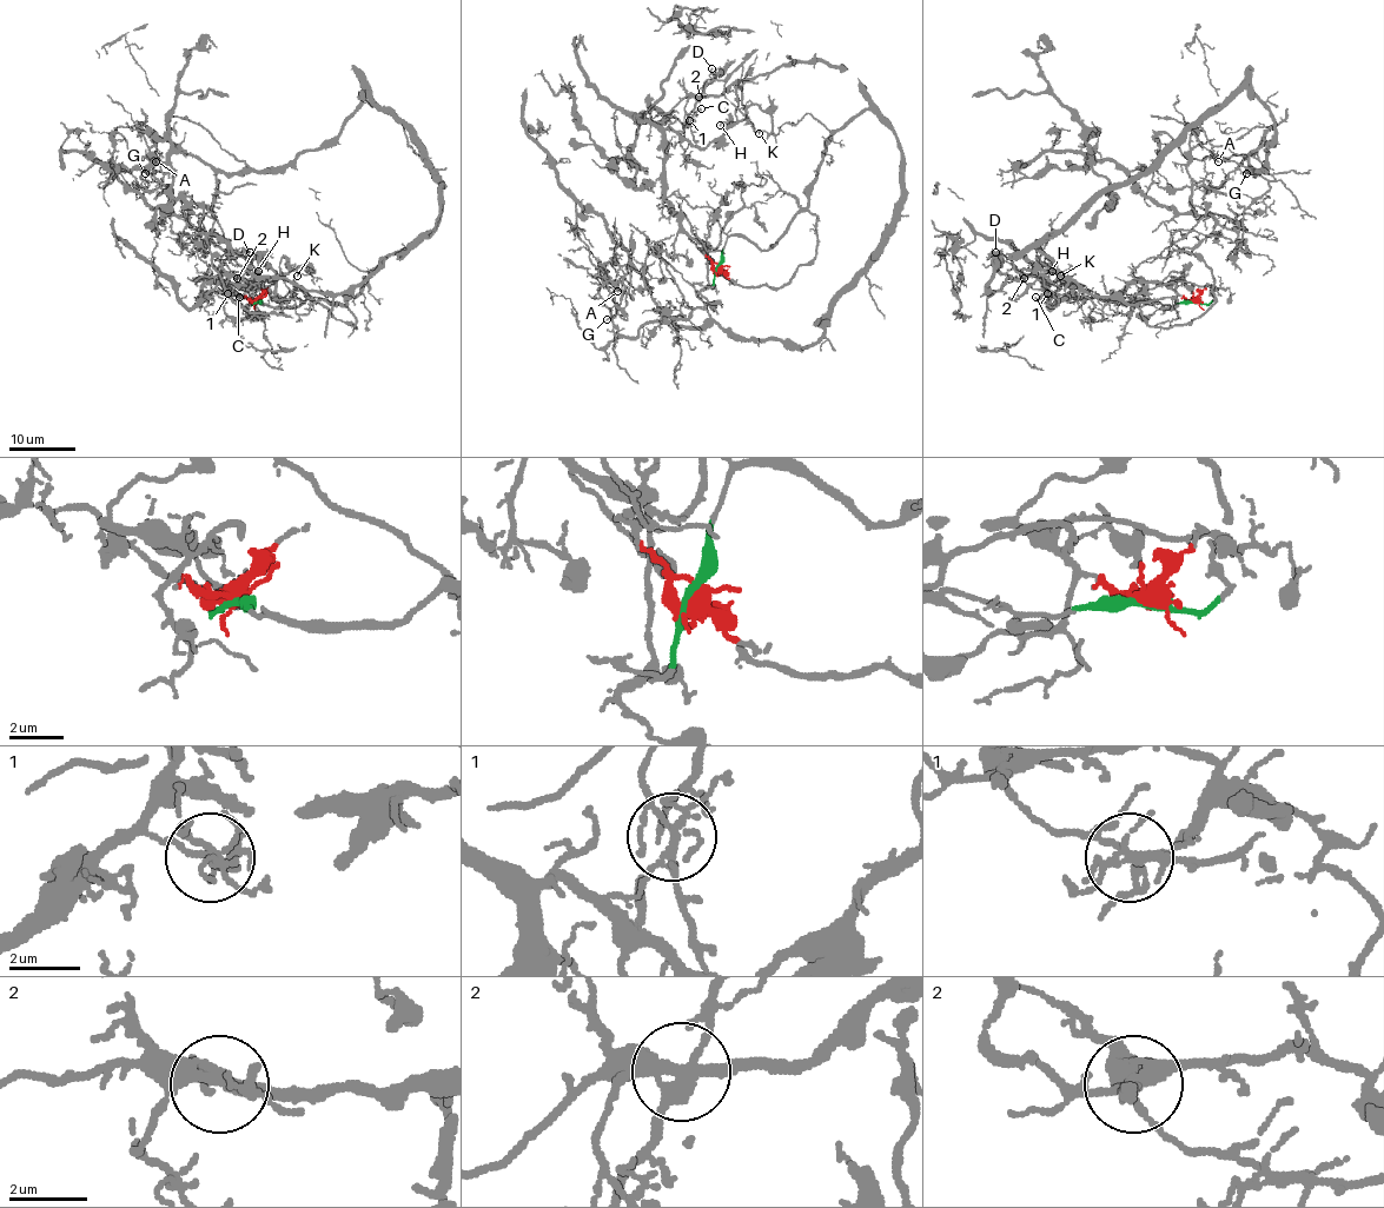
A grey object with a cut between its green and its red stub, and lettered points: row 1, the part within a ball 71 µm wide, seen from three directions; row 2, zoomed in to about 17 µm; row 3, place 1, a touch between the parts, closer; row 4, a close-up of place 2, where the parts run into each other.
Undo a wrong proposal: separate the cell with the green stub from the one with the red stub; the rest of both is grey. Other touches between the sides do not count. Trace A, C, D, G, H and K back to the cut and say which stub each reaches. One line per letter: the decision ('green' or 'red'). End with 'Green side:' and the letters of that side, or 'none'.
A: green
C: red
D: red
G: green
H: red
K: red
Green side: A, G

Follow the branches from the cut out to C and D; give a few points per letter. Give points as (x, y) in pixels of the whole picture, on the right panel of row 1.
C: (1197, 302), (1189, 302), (1161, 283), (1133, 283), (1100, 298), (1059, 298), (1059, 290), (1039, 299), (1035, 297)
D: (1197, 302), (1161, 283), (1138, 283), (1108, 297), (1059, 298), (1060, 274), (1012, 278), (999, 270), (995, 251)

